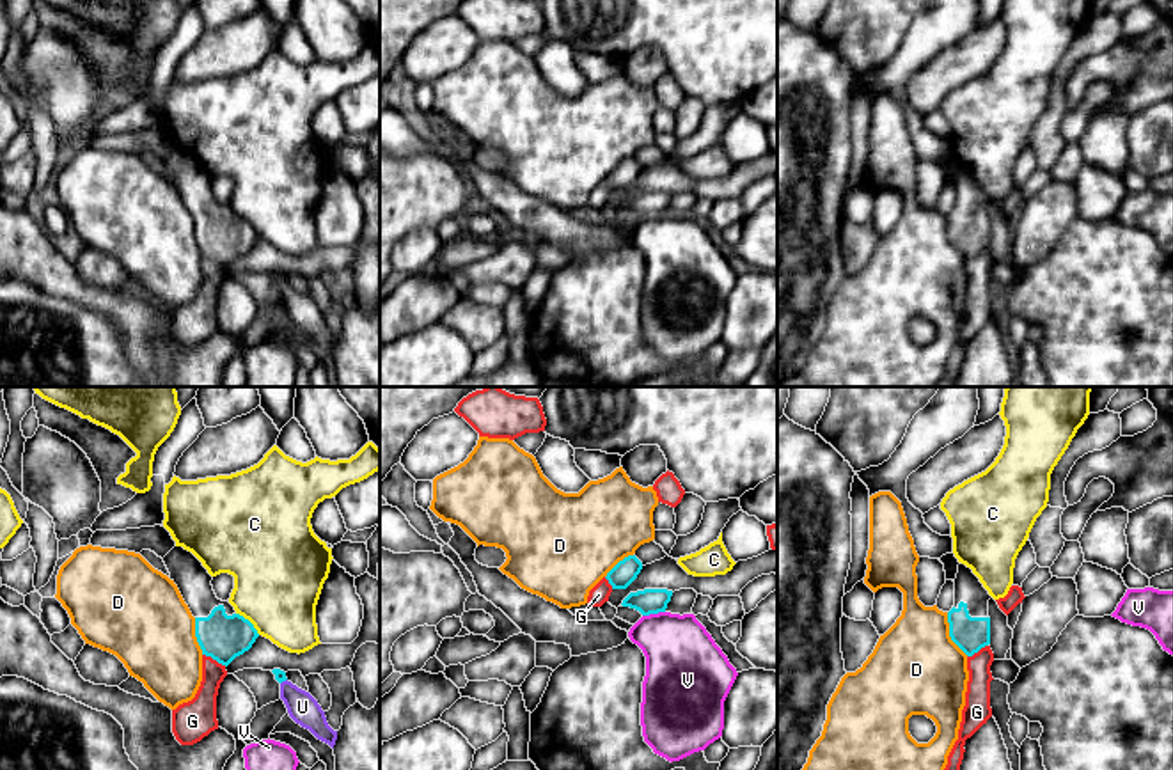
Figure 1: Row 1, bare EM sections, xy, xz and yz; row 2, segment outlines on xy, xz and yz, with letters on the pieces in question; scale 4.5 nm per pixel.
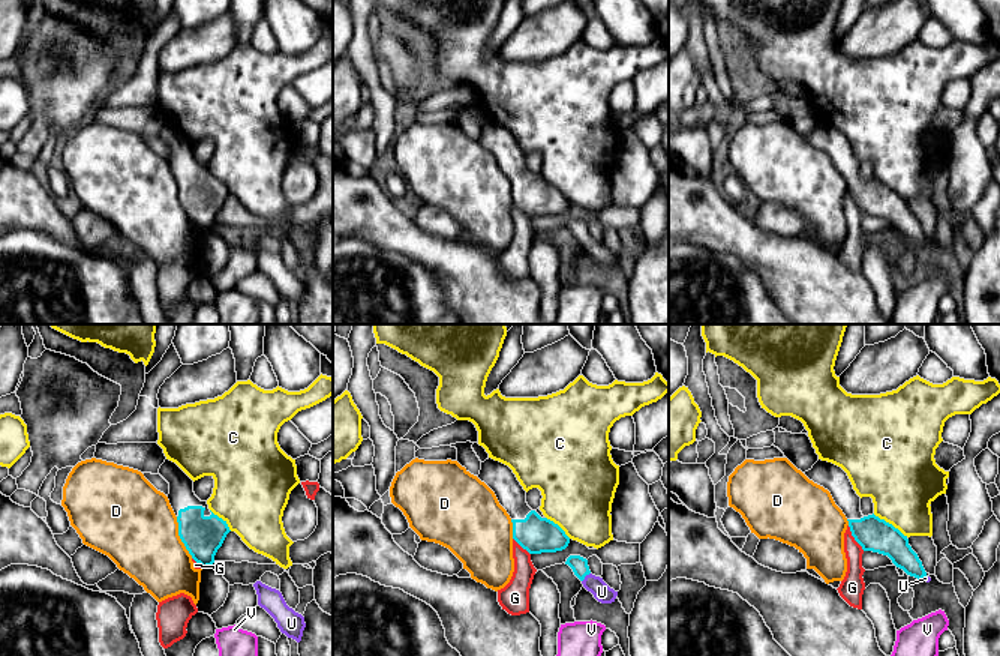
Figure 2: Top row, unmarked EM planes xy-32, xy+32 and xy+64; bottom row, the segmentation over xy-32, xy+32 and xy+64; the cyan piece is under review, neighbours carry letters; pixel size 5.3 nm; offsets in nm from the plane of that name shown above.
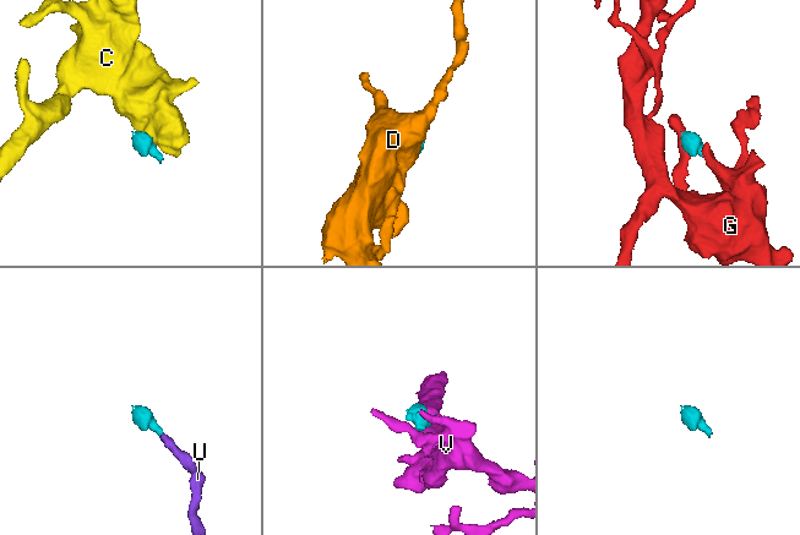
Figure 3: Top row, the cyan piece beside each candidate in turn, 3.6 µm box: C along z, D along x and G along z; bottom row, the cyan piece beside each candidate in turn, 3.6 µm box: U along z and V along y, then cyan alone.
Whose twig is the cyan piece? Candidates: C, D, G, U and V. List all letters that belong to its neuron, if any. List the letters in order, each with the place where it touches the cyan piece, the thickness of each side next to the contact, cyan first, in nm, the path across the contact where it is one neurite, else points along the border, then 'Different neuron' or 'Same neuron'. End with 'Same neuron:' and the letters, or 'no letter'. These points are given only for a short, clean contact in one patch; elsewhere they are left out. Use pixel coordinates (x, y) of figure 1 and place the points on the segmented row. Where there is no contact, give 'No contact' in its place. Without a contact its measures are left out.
C: Touches cyan at xy (249, 621). Thickness 200 nm (cyan) against 400 nm. Boundary: xy (236, 612), (259, 634). Different neuron
D: Touches cyan at yz (950, 634). Thickness 160 nm (cyan) against 420 nm. Boundary: yz (946, 612), (950, 637), (968, 655). Different neuron
G: Touches cyan at xy (215, 659). Thickness 200 nm (cyan) against 140 nm. Boundary: xy (203, 653), (226, 666). Different neuron
U: Touches cyan at xy (283, 680). Thickness 50 nm (cyan) against 140 nm. Path across: xy (279, 675), (283, 680), (290, 694), (302, 707). Same neuron
V: Touches cyan at xz (653, 612). Thickness 110 nm (cyan) against 340 nm. Boundary: xz (664, 611), (643, 616). Different neuron
Same neuron: U

